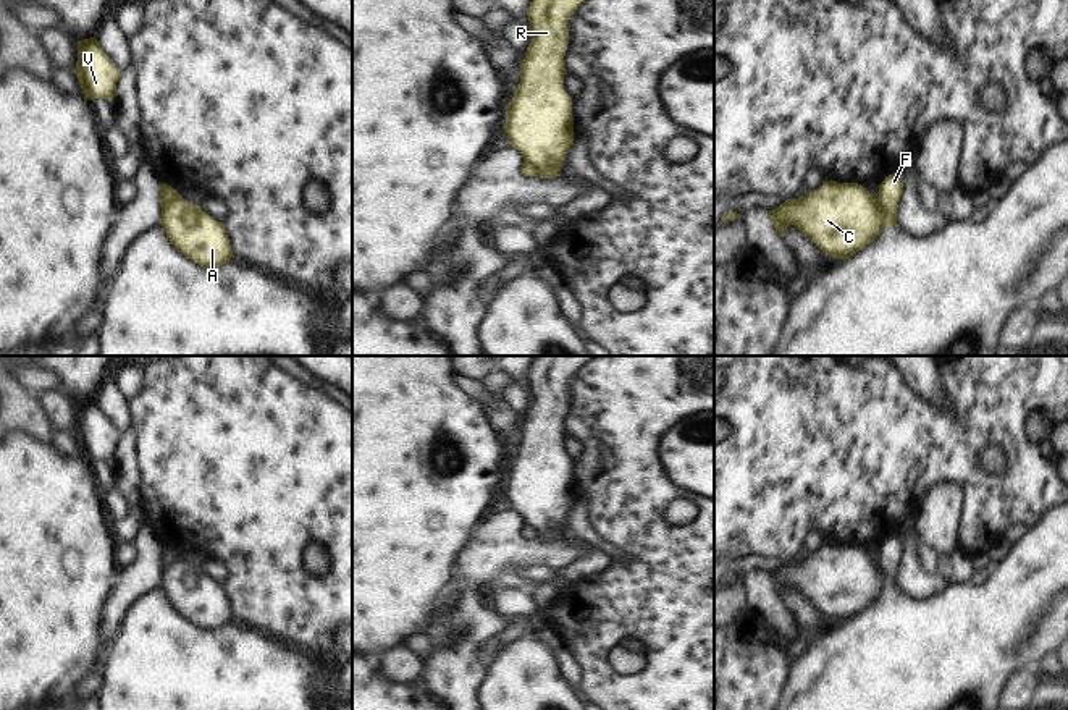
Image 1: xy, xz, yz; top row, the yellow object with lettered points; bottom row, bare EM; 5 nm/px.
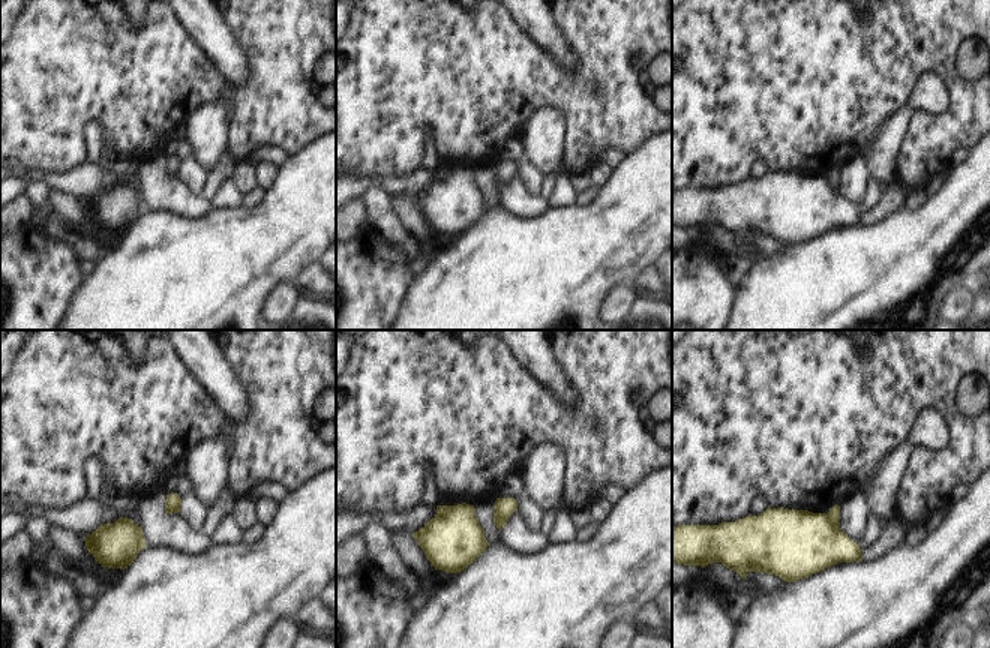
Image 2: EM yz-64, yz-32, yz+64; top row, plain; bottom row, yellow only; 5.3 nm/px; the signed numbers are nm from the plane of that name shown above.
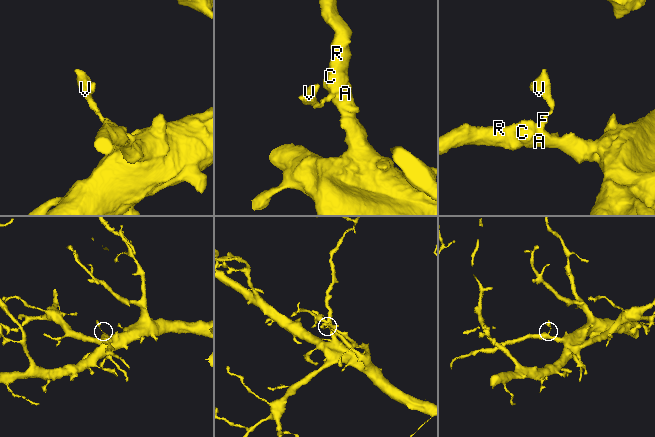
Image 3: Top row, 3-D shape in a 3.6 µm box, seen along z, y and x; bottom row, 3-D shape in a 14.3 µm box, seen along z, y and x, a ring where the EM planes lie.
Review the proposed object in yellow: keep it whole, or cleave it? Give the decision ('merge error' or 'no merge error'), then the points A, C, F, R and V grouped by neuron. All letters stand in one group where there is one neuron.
merge error; A C R / F V

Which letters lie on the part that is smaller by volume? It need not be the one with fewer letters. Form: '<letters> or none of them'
F, V

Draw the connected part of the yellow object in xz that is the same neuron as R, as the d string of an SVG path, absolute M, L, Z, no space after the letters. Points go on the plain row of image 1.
M535 356L527 372L532 406L520 425L520 445L509 466L504 467L502 488L511 509L517 511L523 524L536 530L536 539L556 540L564 519L574 506L572 459L564 451L566 411L569 406L567 383L590 356Z

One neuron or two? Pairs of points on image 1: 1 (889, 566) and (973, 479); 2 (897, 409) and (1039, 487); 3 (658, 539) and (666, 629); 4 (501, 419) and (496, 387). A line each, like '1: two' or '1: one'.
1: two
2: one
3: one
4: one

